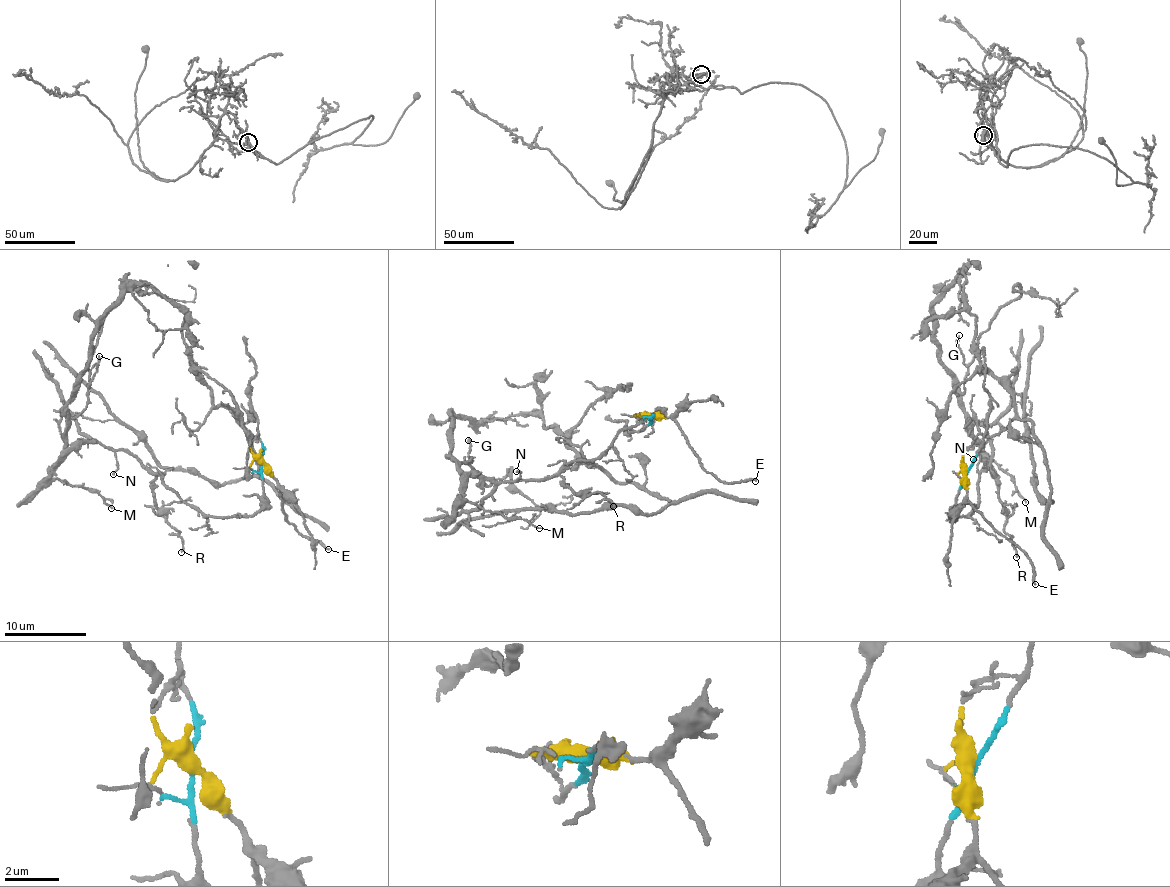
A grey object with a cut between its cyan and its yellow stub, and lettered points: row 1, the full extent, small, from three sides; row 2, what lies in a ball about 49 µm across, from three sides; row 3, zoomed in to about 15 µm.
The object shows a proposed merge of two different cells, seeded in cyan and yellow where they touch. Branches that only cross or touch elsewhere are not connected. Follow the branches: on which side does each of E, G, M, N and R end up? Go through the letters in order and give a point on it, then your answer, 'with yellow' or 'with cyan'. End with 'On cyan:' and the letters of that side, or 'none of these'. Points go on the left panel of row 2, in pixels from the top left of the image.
E: at (328, 549); with yellow
G: at (99, 356); with cyan
M: at (111, 508); with cyan
N: at (113, 474); with cyan
R: at (181, 552); with cyan
On cyan: G, M, N, R

